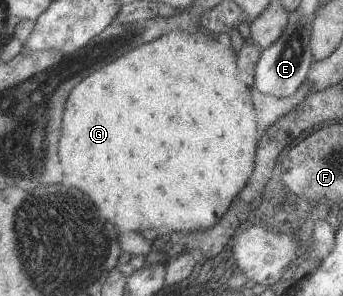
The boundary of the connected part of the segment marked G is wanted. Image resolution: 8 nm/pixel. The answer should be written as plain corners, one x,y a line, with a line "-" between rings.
199,30
194,33
170,31
155,41
119,56
114,62
105,64
101,70
83,78
83,81
69,92
63,110
58,149
65,176
71,186
91,198
97,206
99,216
106,222
111,222
118,233
159,230
161,226
169,228
170,232
209,230
225,215
233,198
247,186
255,168
258,118
253,105
251,85
240,77
236,54
236,45
225,46

